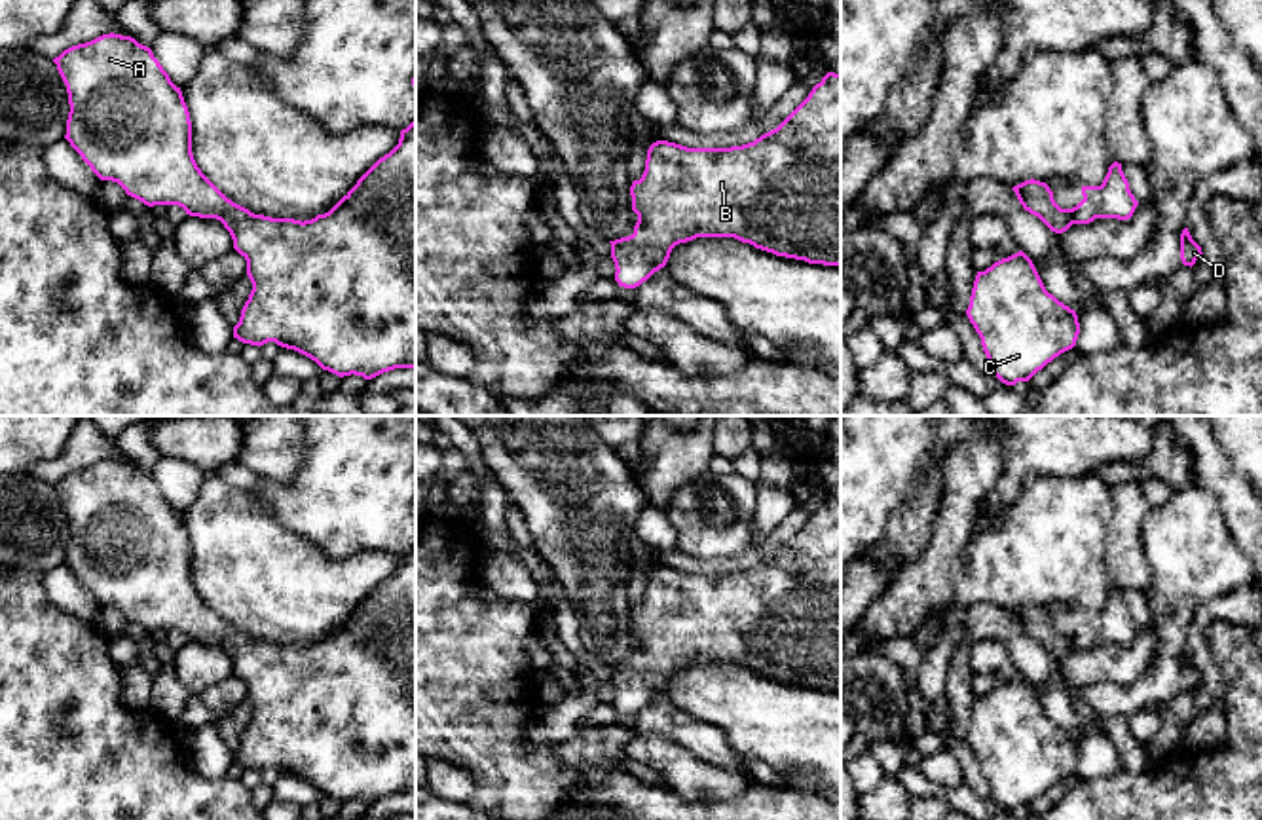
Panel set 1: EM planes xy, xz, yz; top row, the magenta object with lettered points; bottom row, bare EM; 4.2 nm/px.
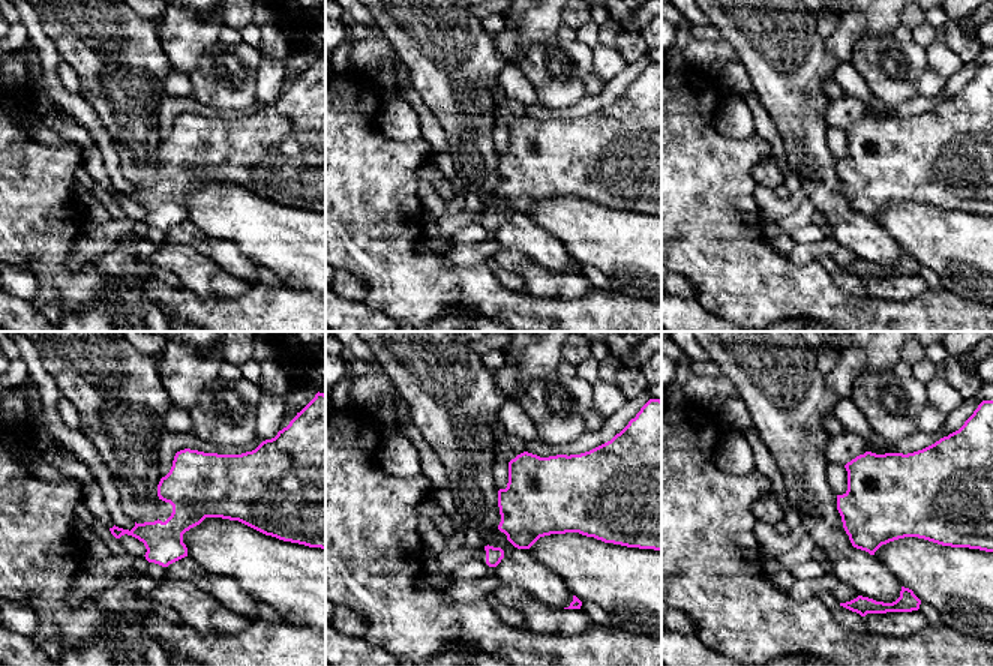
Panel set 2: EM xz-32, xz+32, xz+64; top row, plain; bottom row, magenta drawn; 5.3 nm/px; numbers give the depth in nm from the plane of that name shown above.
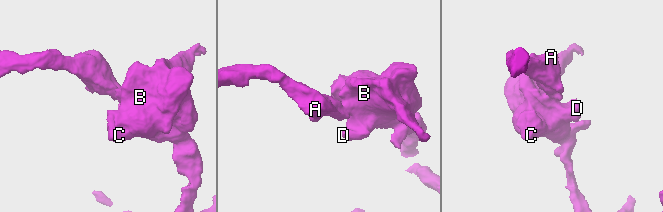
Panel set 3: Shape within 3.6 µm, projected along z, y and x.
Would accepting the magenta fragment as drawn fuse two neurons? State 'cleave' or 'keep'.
keep

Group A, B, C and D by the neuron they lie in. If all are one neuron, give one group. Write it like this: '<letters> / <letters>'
A B C D

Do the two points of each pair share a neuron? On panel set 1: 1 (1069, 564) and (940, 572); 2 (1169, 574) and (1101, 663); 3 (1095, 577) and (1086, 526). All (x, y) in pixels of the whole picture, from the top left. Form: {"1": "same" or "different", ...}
{"1": "different", "2": "different", "3": "same"}

